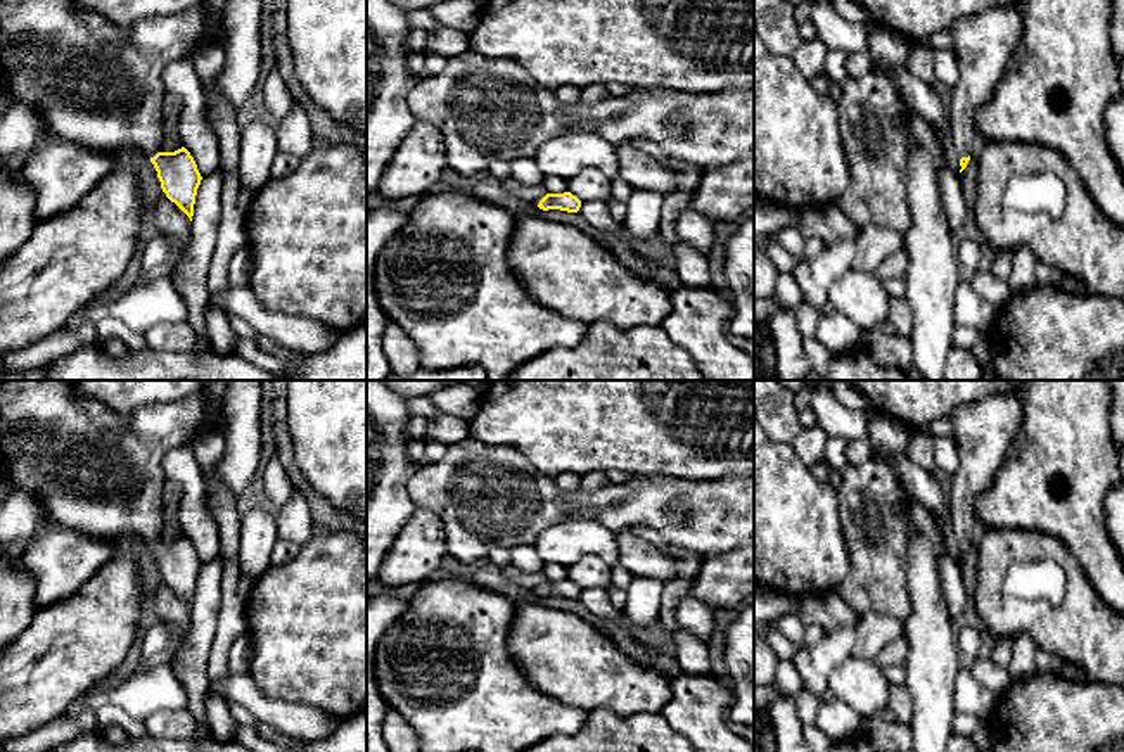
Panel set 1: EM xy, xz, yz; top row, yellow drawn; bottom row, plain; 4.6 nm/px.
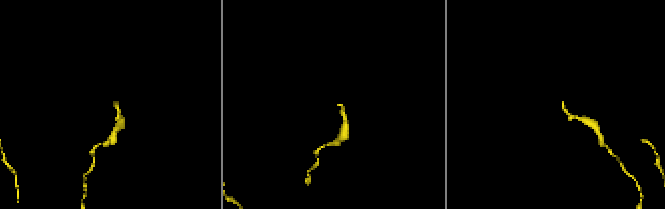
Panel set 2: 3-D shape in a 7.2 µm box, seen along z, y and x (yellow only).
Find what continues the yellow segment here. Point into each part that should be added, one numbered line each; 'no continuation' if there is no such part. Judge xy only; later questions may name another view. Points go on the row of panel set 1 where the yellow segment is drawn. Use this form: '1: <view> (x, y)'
1: xy (106, 97)

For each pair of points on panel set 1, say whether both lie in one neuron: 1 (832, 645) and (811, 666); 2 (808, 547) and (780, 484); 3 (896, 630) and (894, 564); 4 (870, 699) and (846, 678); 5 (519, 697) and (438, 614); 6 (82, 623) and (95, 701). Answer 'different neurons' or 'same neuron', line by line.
1: same neuron
2: same neuron
3: different neurons
4: same neuron
5: same neuron
6: different neurons

